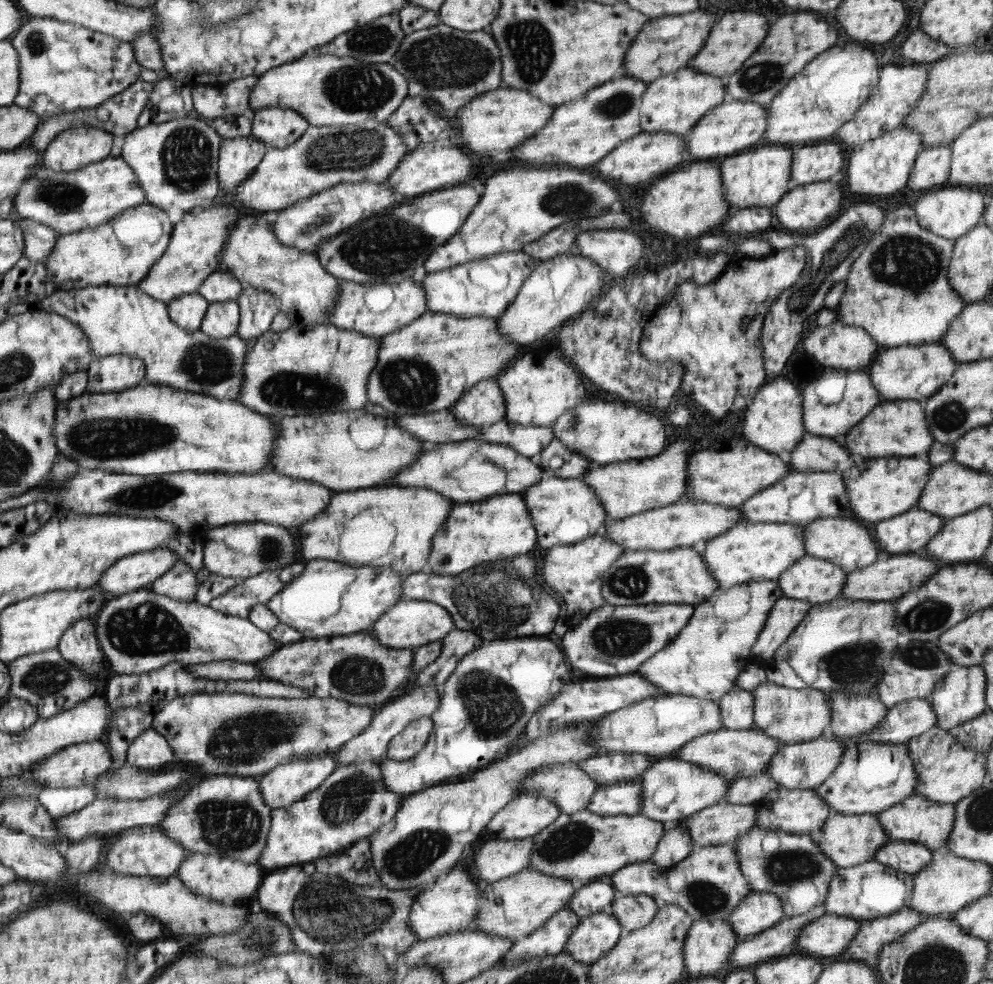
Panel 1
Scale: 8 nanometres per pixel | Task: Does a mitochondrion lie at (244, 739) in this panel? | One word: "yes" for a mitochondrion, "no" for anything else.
yes

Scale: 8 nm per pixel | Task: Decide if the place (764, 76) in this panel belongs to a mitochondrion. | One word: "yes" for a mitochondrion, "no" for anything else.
yes

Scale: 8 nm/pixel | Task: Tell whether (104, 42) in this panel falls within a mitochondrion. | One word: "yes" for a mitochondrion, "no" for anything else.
no

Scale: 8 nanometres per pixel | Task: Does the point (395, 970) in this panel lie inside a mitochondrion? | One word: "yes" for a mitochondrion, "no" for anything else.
no

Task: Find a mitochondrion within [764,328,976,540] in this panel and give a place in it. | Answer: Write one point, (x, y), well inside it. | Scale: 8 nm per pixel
(951, 416)

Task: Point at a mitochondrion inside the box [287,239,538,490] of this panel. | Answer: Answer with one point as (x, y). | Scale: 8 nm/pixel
(412, 385)

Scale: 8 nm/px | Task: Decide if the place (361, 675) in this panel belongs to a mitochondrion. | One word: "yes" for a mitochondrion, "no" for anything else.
yes

